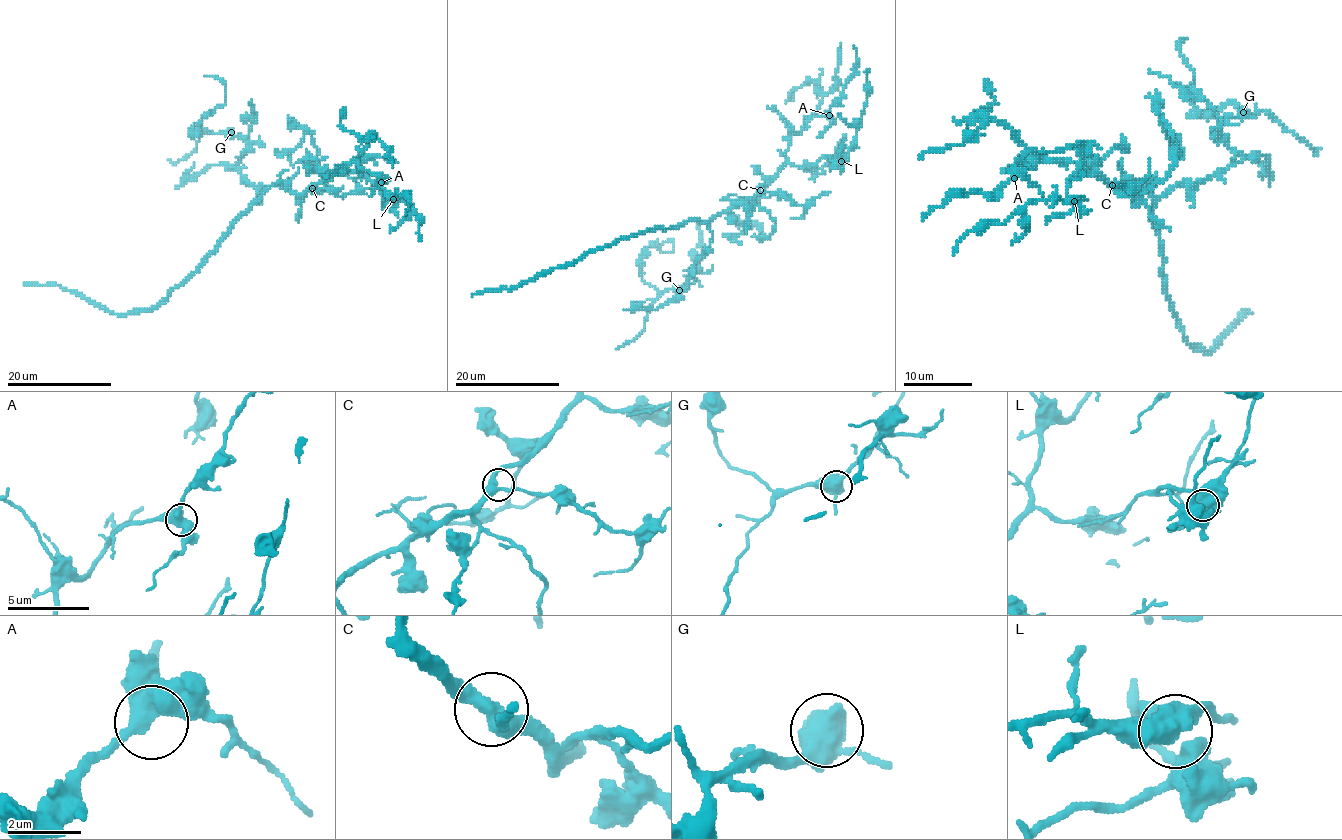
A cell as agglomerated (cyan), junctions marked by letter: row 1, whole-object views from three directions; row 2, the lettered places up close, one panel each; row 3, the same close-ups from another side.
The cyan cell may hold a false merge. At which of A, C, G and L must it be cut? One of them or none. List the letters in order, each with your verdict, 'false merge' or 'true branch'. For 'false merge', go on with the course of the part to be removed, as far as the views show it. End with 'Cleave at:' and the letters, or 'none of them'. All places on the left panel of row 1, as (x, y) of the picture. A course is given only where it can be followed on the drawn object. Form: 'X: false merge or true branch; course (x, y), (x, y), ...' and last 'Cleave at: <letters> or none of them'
A: true branch
C: true branch
G: true branch
L: true branch
Cleave at: none of them

